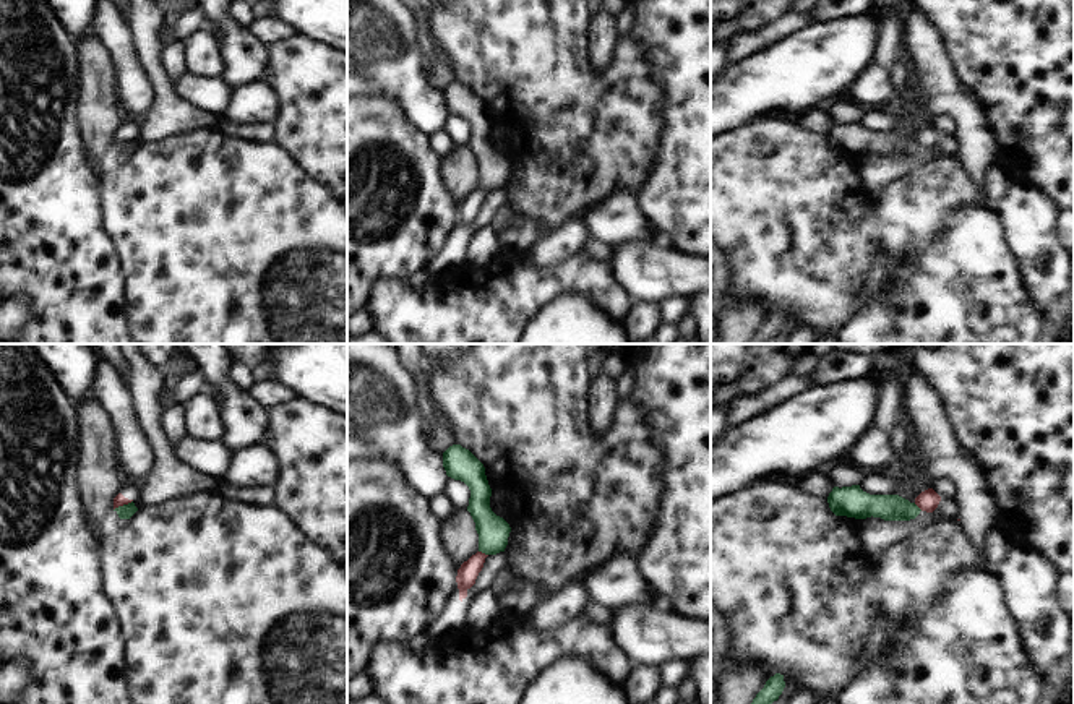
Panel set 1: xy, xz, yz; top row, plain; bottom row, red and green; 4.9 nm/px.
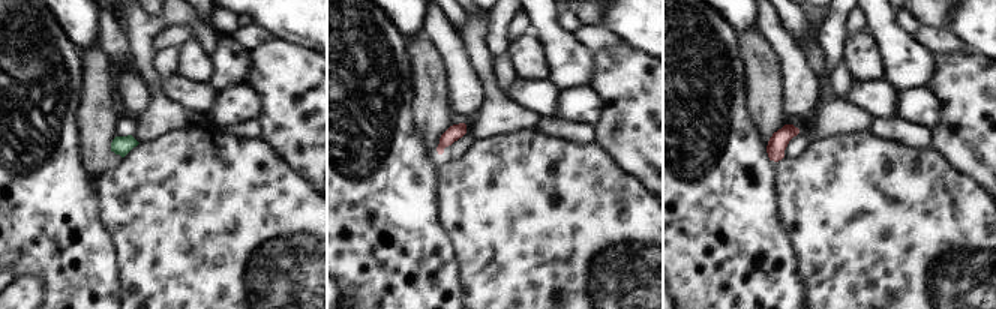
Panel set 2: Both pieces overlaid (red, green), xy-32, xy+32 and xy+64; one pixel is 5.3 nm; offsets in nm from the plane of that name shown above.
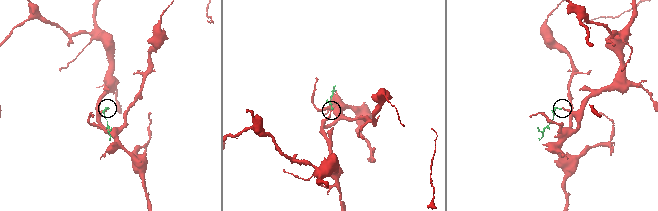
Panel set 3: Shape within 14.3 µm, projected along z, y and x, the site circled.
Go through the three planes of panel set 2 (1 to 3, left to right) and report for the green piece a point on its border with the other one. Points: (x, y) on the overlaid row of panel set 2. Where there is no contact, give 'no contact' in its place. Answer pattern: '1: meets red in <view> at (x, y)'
1: no contact
2: no contact
3: no contact

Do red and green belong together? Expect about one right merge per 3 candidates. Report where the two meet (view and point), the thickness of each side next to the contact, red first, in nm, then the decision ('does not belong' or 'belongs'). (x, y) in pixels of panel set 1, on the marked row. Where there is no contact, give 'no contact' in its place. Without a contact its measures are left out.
meets red in xy at (122, 505); 60 nm thick on the red side, 70 nm on the other; does not belong

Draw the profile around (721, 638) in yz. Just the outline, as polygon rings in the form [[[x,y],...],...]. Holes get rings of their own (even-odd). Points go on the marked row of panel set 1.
[[[711,605],[711,704],[717,704],[715,681],[732,650],[732,633],[725,616]]]

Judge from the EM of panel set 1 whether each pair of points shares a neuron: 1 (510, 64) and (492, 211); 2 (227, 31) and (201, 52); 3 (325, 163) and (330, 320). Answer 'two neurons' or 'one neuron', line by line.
1: two neurons
2: two neurons
3: two neurons

